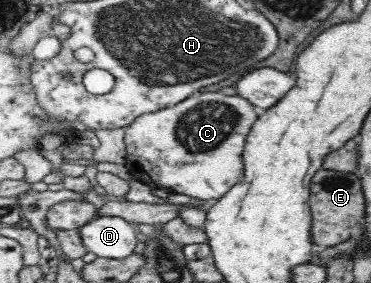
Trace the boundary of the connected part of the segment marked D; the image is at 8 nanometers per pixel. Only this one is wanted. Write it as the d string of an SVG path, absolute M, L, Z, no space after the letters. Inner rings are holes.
M99 216L78 229L86 250L102 258L126 258L141 239L136 225L120 216Z

